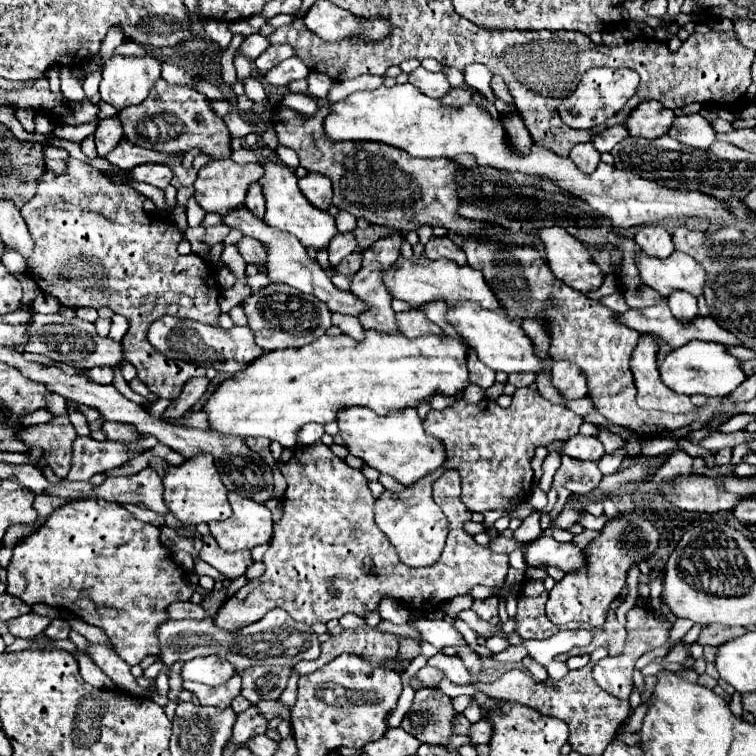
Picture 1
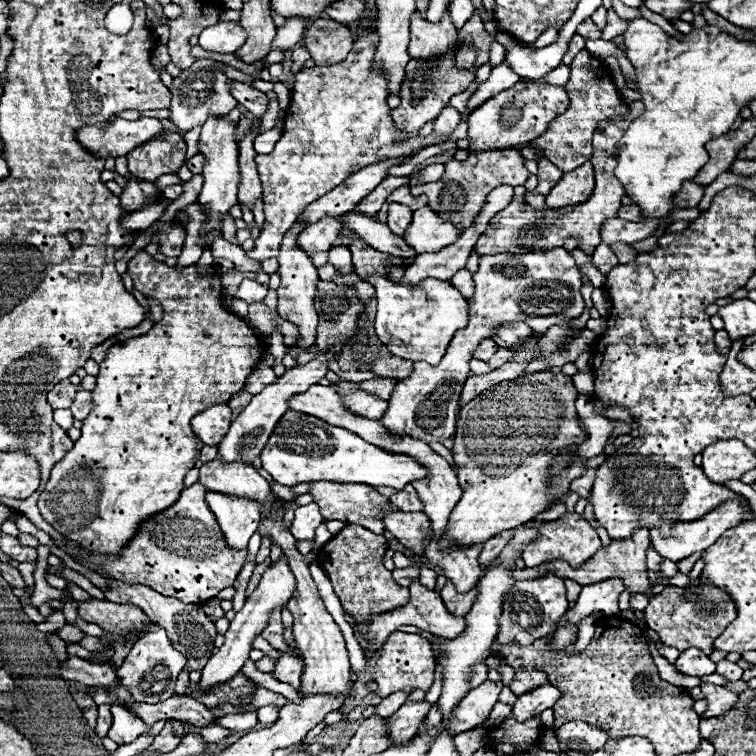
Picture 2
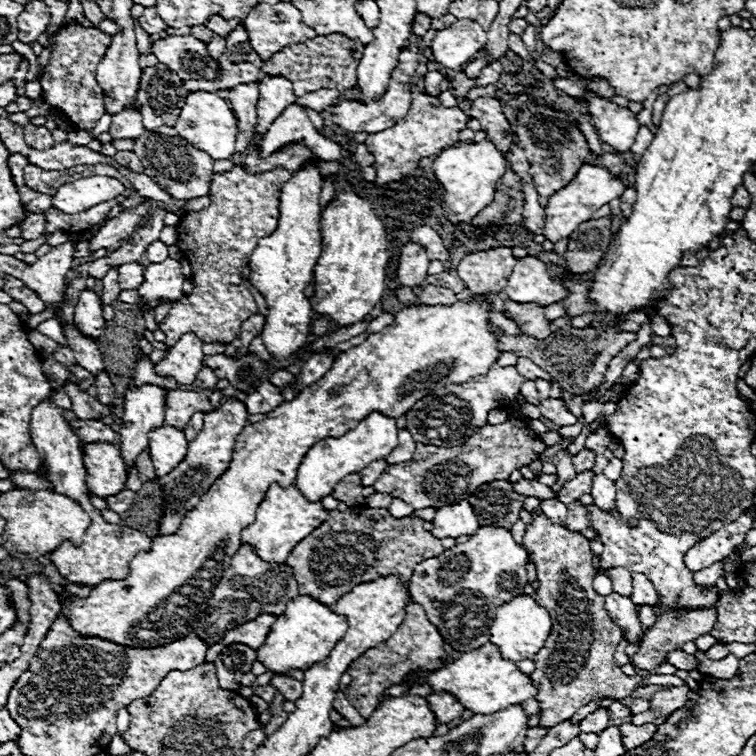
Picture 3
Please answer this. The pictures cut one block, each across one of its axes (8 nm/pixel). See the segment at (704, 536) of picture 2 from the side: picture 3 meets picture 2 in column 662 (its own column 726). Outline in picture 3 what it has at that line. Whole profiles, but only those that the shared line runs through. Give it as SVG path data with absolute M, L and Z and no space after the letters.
M742 514L732 524L720 528L720 532L714 532L712 536L700 540L700 544L692 546L686 552L686 556L684 556L686 566L692 568L692 572L698 572L706 566L712 566L718 560L724 560L726 556L730 556L736 550L738 544L744 542L750 526L752 526L752 518L748 514Z

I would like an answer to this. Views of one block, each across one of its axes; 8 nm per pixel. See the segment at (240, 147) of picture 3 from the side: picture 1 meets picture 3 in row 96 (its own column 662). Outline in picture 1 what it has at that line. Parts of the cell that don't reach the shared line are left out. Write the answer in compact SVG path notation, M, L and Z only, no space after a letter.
M644 224L644 228L638 228L634 240L648 256L654 258L668 258L674 252L672 234L666 224Z

